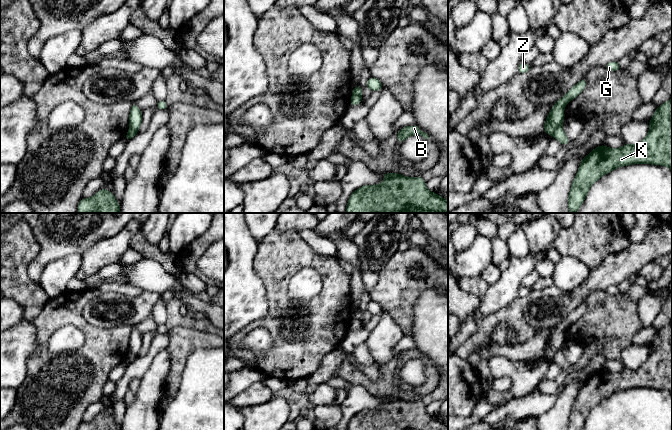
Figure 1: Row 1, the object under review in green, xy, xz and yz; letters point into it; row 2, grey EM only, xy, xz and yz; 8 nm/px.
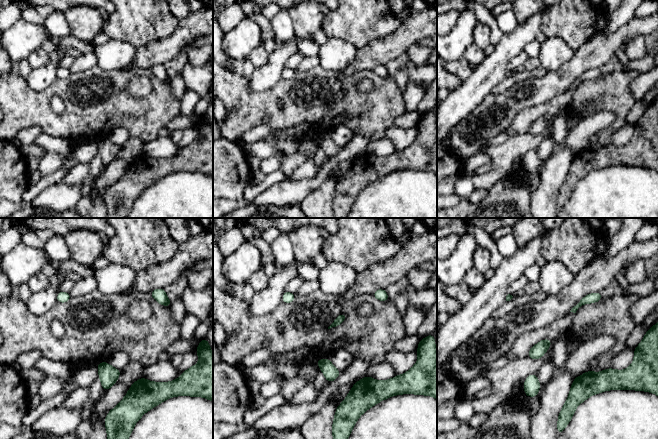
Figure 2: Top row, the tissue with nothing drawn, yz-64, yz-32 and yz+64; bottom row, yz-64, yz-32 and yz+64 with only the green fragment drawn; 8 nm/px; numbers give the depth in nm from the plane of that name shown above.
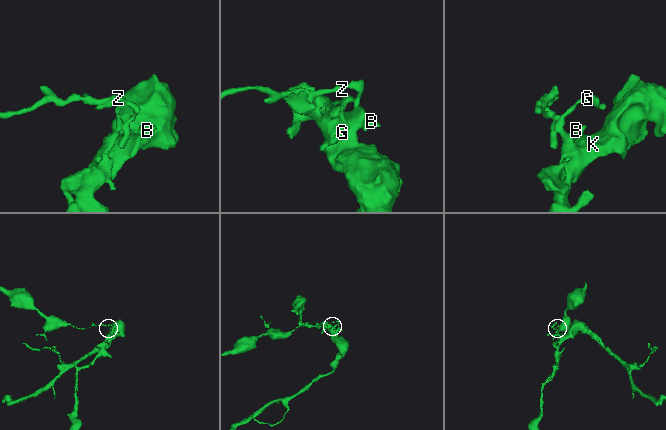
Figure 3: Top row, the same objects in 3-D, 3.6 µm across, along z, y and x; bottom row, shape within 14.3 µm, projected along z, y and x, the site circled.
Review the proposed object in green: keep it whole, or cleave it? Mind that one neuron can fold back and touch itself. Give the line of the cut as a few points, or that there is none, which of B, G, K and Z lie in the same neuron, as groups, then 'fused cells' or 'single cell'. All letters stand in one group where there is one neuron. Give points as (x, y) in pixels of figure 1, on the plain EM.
cut yz (560, 349), (551, 359); groups B K / G Z; fused cells

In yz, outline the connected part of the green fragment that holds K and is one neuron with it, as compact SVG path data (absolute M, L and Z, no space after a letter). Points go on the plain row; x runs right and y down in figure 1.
M672 322L656 332L648 359L638 368L612 373L601 368L582 382L568 421L568 430L581 430L591 409L612 394L631 388L664 389L672 395Z

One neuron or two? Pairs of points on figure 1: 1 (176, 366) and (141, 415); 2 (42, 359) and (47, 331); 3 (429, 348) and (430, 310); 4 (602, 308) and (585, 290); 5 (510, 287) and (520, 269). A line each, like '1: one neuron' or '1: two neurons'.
1: two neurons
2: one neuron
3: one neuron
4: two neurons
5: one neuron

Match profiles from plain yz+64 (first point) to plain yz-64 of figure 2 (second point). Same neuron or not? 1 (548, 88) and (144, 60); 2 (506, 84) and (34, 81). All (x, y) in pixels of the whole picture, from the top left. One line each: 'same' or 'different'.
1: same
2: different

